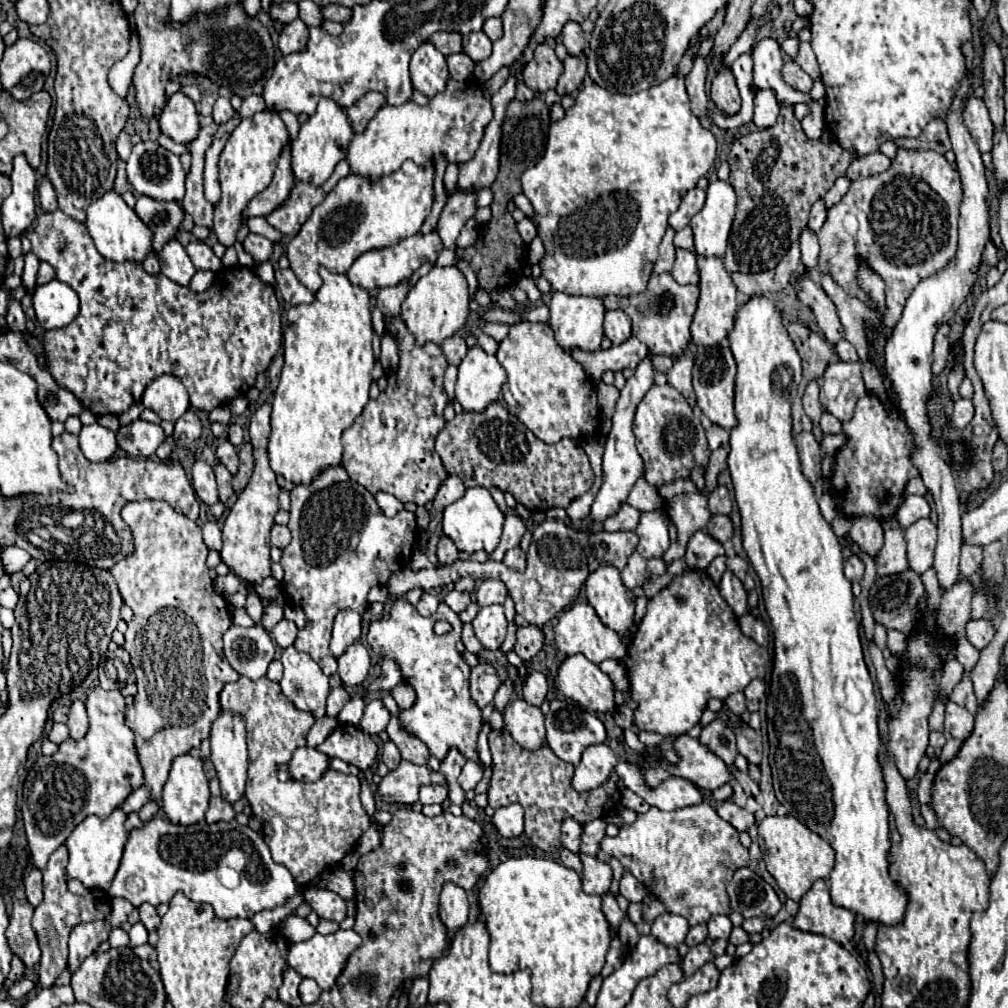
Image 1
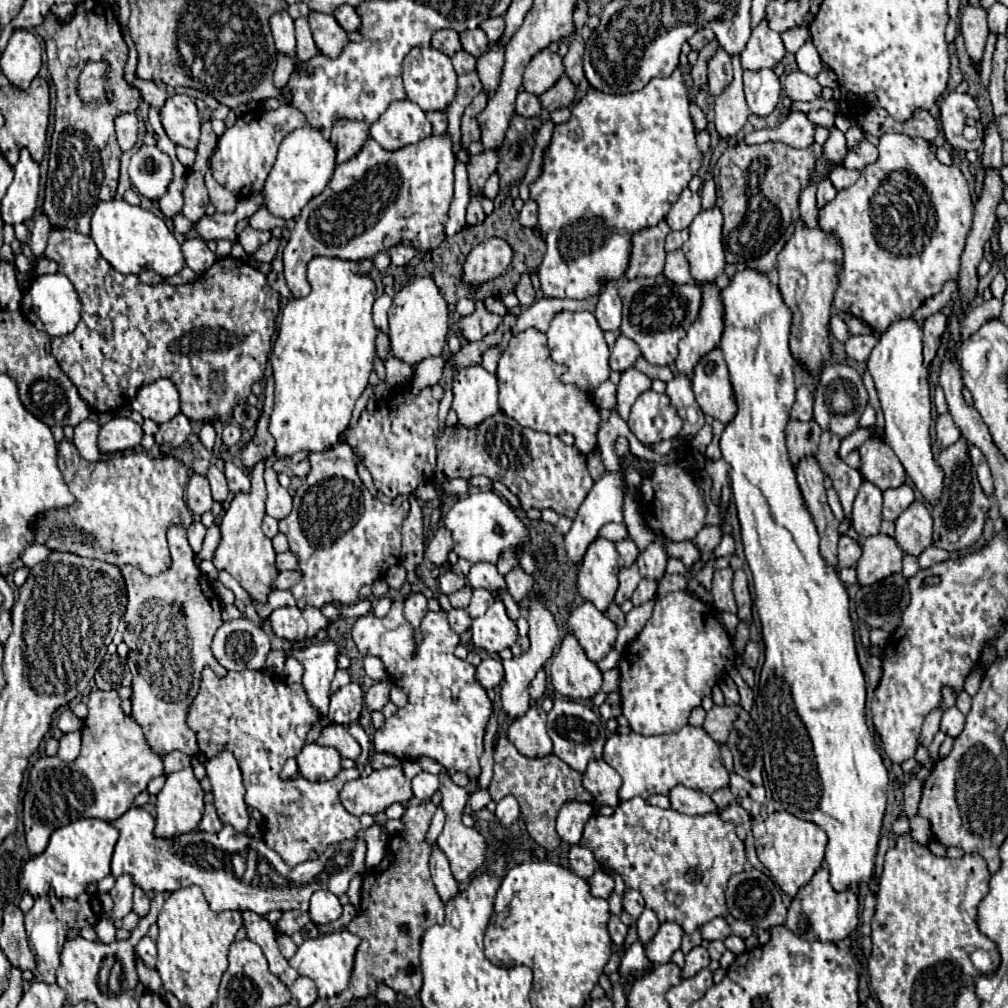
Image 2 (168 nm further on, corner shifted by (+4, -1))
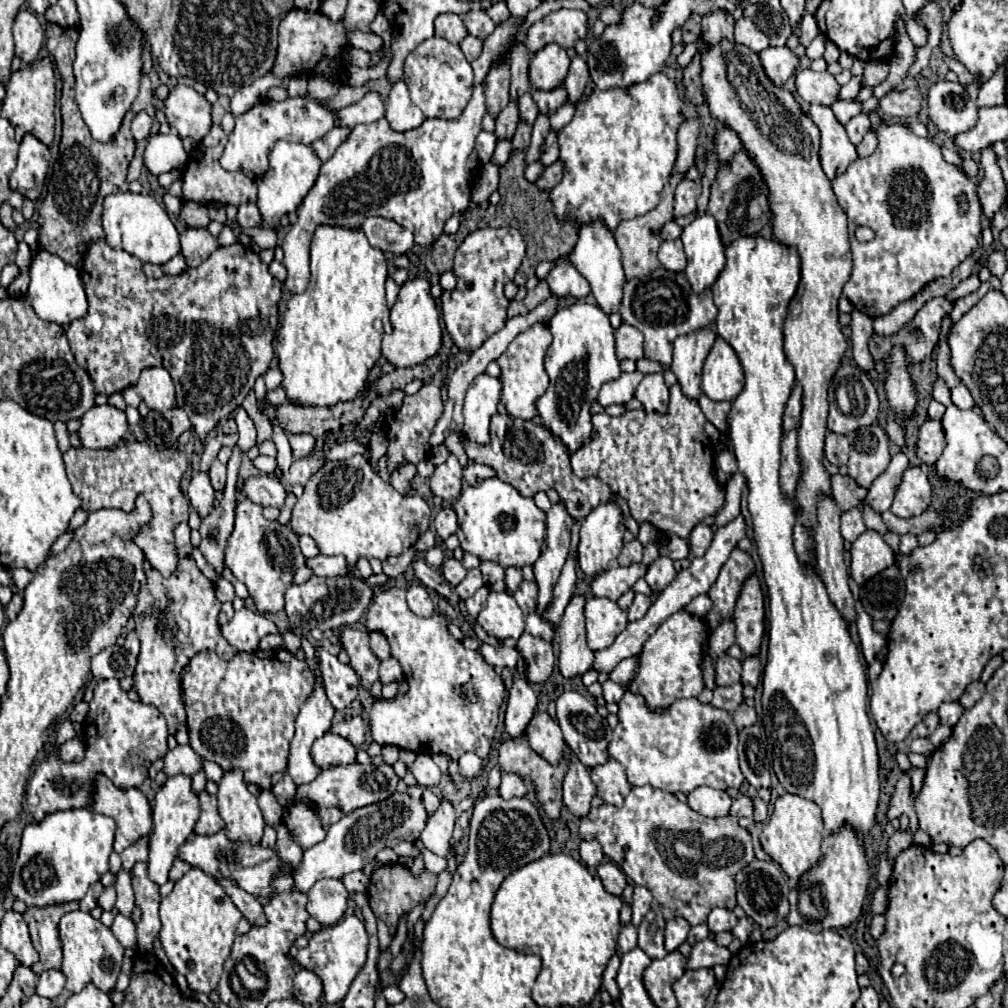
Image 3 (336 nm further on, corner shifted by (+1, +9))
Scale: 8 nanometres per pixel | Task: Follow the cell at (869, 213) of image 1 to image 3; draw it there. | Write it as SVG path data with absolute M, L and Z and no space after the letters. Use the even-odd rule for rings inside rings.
M886 122L884 126L878 126L876 136L878 146L874 154L862 160L854 160L842 176L832 180L836 200L848 216L848 232L854 258L852 276L844 284L842 296L870 318L890 314L898 304L912 298L928 282L950 276L952 270L960 266L960 262L978 250L982 234L982 206L976 192L978 184L970 180L960 168L948 164L942 158L942 150L936 142L916 136L908 126L902 126L902 122ZM960 196L966 196L968 200L966 214L960 214L958 210ZM858 226L872 228L876 238L872 242L858 242L854 236Z

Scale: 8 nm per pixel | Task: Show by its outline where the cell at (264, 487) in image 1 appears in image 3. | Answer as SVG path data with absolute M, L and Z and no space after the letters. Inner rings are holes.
M244 498L236 504L236 526L226 544L224 564L246 584L256 608L264 614L274 614L284 608L284 592L292 586L294 572L304 566L304 556L290 526L264 520L263 507Z

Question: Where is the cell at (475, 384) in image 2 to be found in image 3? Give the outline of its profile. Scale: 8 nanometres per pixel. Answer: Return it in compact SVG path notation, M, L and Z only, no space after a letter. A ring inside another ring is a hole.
M486 372L476 376L466 390L464 396L464 436L478 444L486 444L490 440L488 426L490 418L496 414L500 400L502 384L498 378L488 376Z

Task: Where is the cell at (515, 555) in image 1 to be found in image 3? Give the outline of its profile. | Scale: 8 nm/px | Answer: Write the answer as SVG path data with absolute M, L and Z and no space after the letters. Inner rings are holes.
M522 580L522 584L514 592L514 598L524 614L534 612L534 608L536 608L536 584L530 580Z

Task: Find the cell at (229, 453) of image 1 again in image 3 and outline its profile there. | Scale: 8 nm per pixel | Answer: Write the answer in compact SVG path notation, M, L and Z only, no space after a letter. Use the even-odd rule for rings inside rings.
M268 474L246 478L246 480L244 480L242 494L248 496L248 498L250 498L252 502L256 502L256 504L276 506L276 508L282 508L282 506L284 506L284 498L286 498L284 486L282 486L278 480L270 478Z

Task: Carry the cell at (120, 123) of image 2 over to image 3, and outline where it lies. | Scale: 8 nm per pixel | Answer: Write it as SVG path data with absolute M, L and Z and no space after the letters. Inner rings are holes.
M138 112L130 124L130 130L132 130L132 136L136 140L144 140L148 134L150 134L150 126L152 126L152 118L146 114L146 112Z

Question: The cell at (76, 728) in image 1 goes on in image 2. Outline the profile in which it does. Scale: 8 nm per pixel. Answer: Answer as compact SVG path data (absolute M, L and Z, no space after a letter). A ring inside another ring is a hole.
M71 732L65 734L61 738L61 746L59 746L59 758L65 762L73 762L79 756L79 748L81 748L81 734L79 732Z

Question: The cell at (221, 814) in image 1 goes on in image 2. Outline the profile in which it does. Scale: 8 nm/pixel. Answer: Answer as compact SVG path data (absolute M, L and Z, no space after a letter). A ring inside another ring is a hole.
M209 792L209 794L205 794L205 814L203 814L203 820L199 824L199 830L209 832L209 834L215 834L221 828L223 828L223 824L221 824L219 816L217 816L217 812L213 808L213 794Z

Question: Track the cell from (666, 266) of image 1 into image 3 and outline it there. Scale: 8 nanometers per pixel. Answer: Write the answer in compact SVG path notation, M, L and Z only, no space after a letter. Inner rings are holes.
M666 184L664 186L664 192L660 194L660 204L652 212L642 214L642 216L636 216L632 220L624 220L614 230L616 244L618 244L620 252L622 252L622 266L624 266L624 272L626 272L626 280L646 276L648 272L652 272L652 270L656 270L660 266L660 260L658 260L658 248L662 244L660 230L662 230L662 226L666 222L674 220L672 206L674 206L674 190L670 188L670 184Z

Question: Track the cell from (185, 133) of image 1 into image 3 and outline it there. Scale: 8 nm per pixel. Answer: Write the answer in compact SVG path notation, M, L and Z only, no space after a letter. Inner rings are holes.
M178 84L170 90L164 104L168 124L176 128L182 138L190 136L196 142L200 142L208 134L208 128L212 126L210 104L194 88Z

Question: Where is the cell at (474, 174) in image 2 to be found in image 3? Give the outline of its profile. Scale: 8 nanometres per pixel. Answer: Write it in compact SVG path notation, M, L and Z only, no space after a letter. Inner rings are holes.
M512 100L512 102L498 114L498 118L496 118L496 128L494 128L496 140L512 138L518 120L520 120L520 118L518 118L518 106L516 106L516 102Z

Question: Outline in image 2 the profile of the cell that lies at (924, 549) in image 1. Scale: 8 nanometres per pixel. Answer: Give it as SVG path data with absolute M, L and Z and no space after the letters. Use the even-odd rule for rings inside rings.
M915 500L895 520L895 540L903 552L919 556L933 542L933 520L923 502Z

